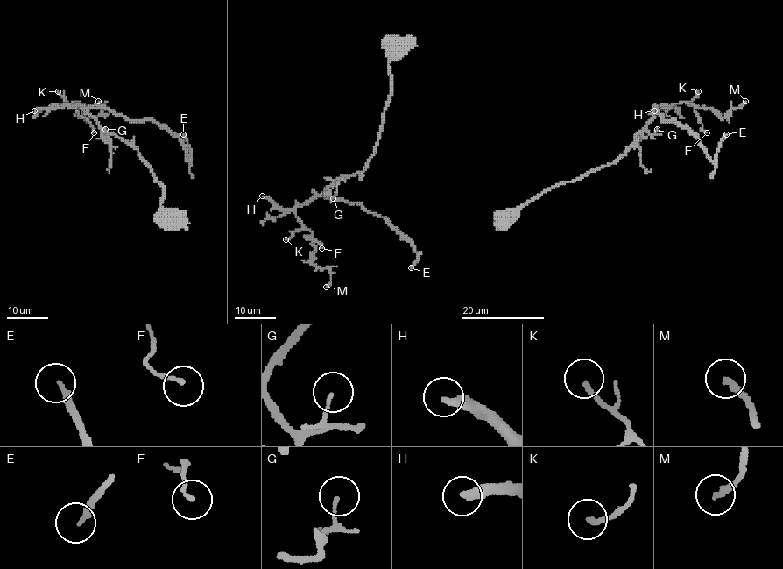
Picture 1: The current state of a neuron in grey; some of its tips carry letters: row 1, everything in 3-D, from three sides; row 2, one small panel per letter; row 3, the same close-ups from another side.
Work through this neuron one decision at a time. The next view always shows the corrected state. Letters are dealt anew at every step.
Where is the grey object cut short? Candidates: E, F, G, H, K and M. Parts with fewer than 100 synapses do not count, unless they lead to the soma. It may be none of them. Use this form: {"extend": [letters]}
{"extend": ["E", "H"]}

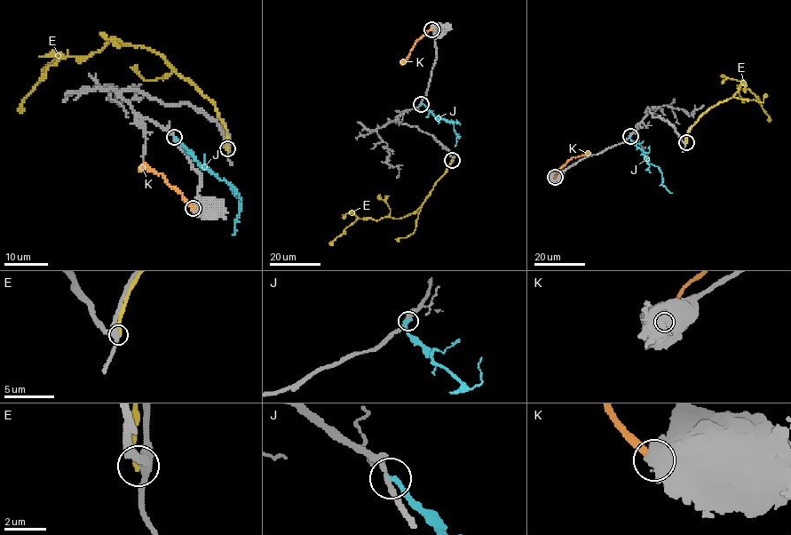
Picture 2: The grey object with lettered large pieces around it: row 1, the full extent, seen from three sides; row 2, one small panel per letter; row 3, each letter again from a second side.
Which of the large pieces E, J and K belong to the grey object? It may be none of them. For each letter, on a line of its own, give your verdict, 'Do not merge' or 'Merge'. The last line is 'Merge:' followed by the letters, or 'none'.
E: Do not merge
J: Do not merge
K: Do not merge
Merge: none

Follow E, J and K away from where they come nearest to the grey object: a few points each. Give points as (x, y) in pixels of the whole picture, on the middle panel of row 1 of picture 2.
E: (452, 160), (422, 205), (413, 213), (400, 218), (357, 218), (330, 243)
J: (421, 104), (436, 117), (453, 122), (454, 131), (459, 135), (454, 146)
K: (431, 28), (399, 62)

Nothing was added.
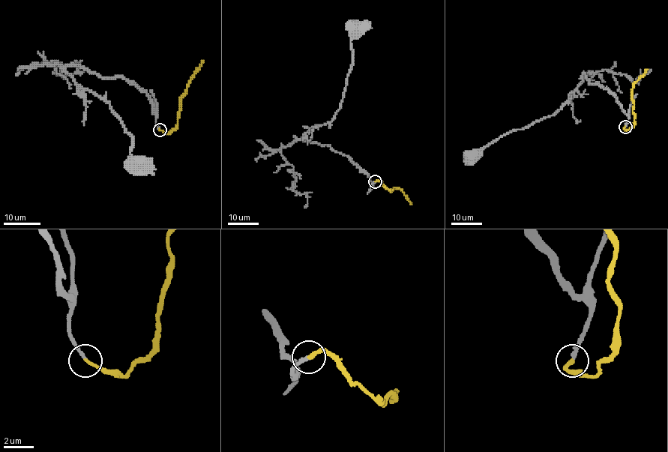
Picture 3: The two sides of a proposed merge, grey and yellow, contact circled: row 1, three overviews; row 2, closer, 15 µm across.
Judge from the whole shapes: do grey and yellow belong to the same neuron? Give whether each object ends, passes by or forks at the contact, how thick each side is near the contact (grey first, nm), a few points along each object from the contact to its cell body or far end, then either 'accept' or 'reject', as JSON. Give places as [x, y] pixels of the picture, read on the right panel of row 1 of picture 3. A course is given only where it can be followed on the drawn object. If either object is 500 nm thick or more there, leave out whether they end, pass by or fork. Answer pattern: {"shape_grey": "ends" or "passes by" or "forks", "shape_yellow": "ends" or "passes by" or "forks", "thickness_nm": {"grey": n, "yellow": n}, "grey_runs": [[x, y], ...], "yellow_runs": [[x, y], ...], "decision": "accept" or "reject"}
{"shape_grey": "ends", "shape_yellow": "ends", "thickness_nm": {"grey": 220, "yellow": 240}, "grey_runs": [[625, 127], [628, 115], [621, 104], [583, 73], [552, 115], [504, 133], [470, 157]], "yellow_runs": [[625, 127], [629, 130], [633, 124], [632, 86], [646, 69]], "decision": "accept"}

